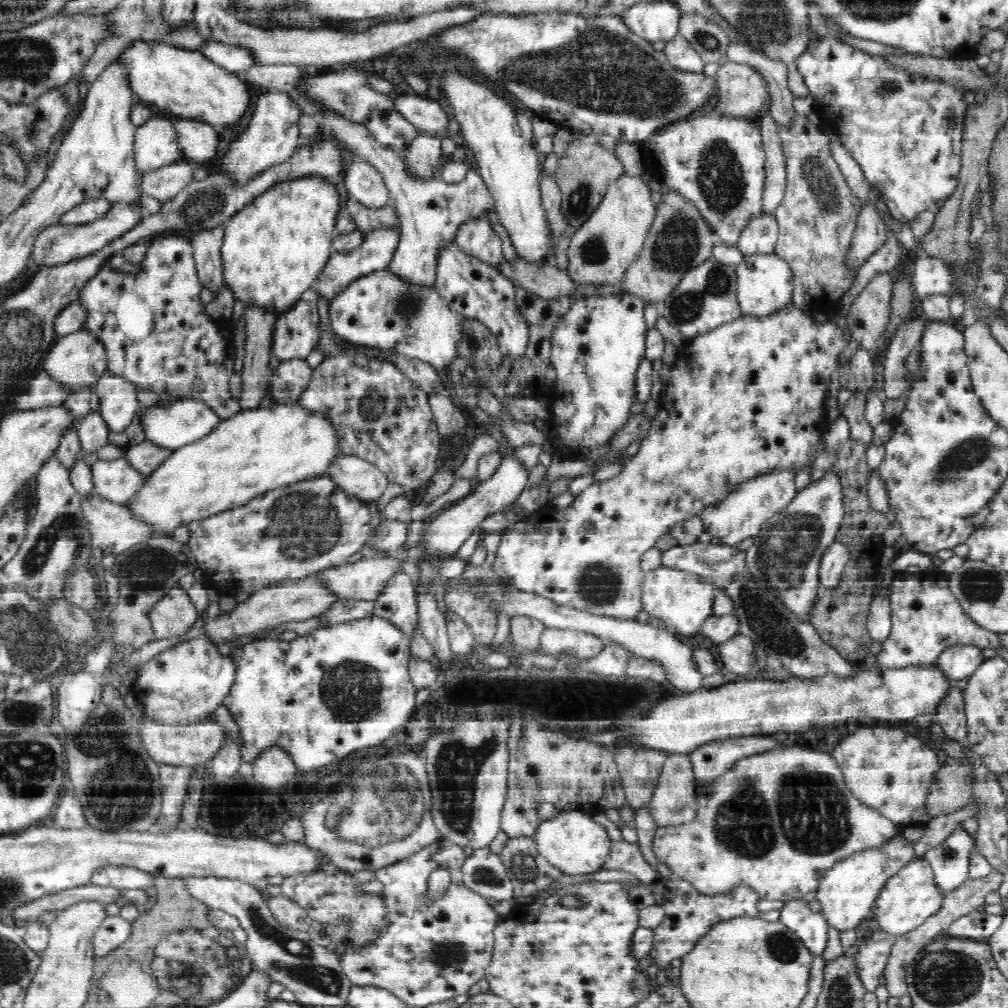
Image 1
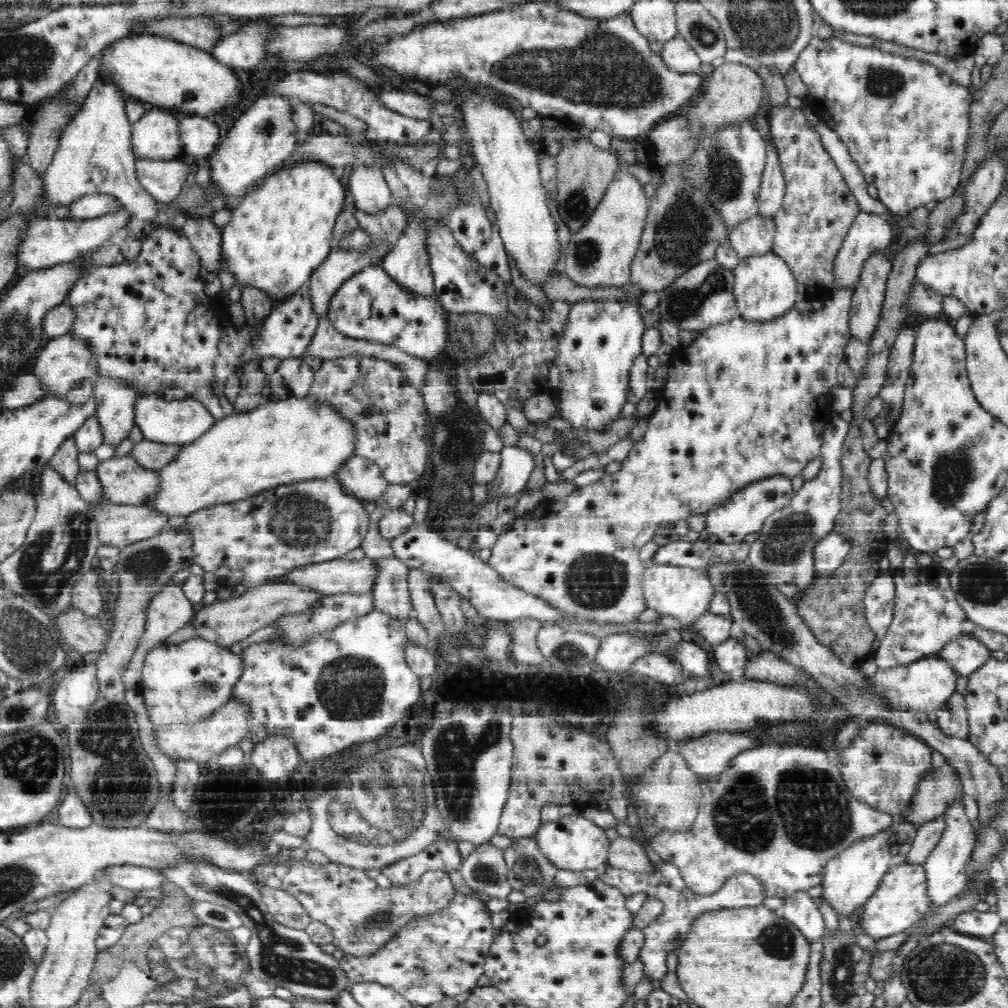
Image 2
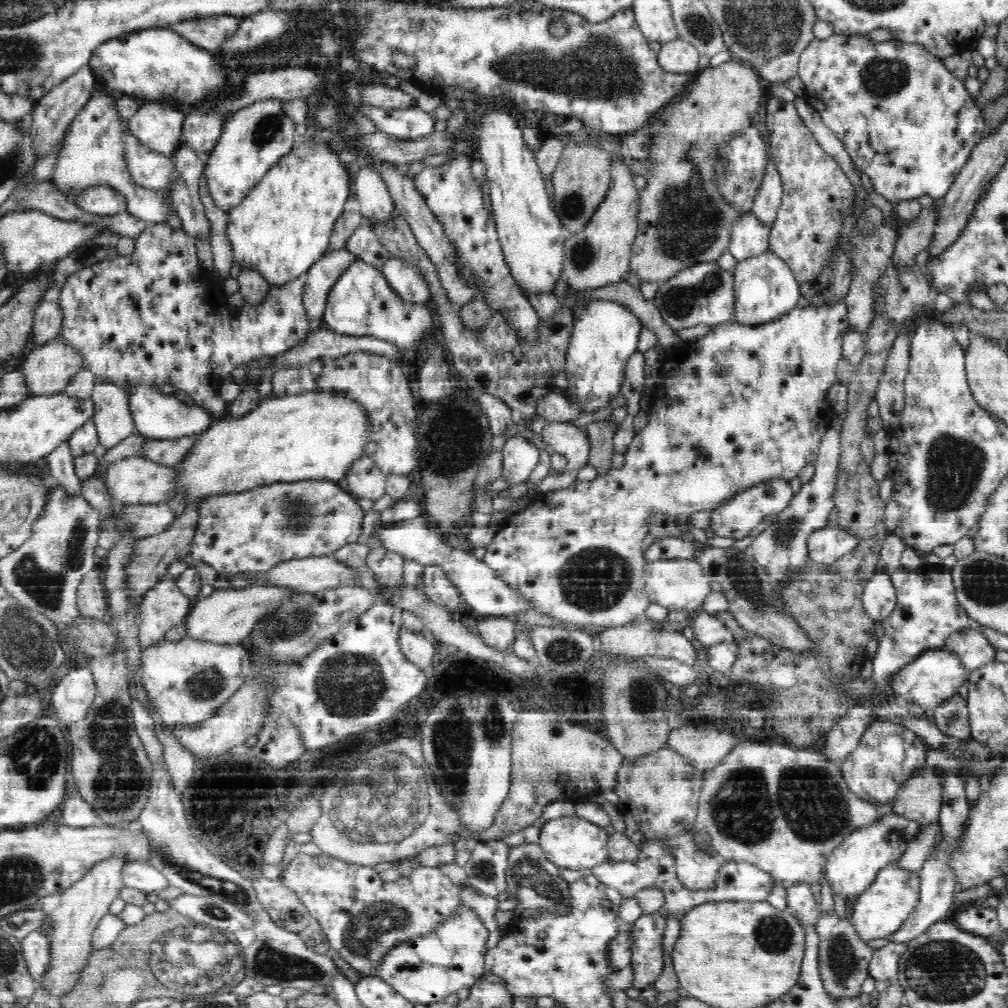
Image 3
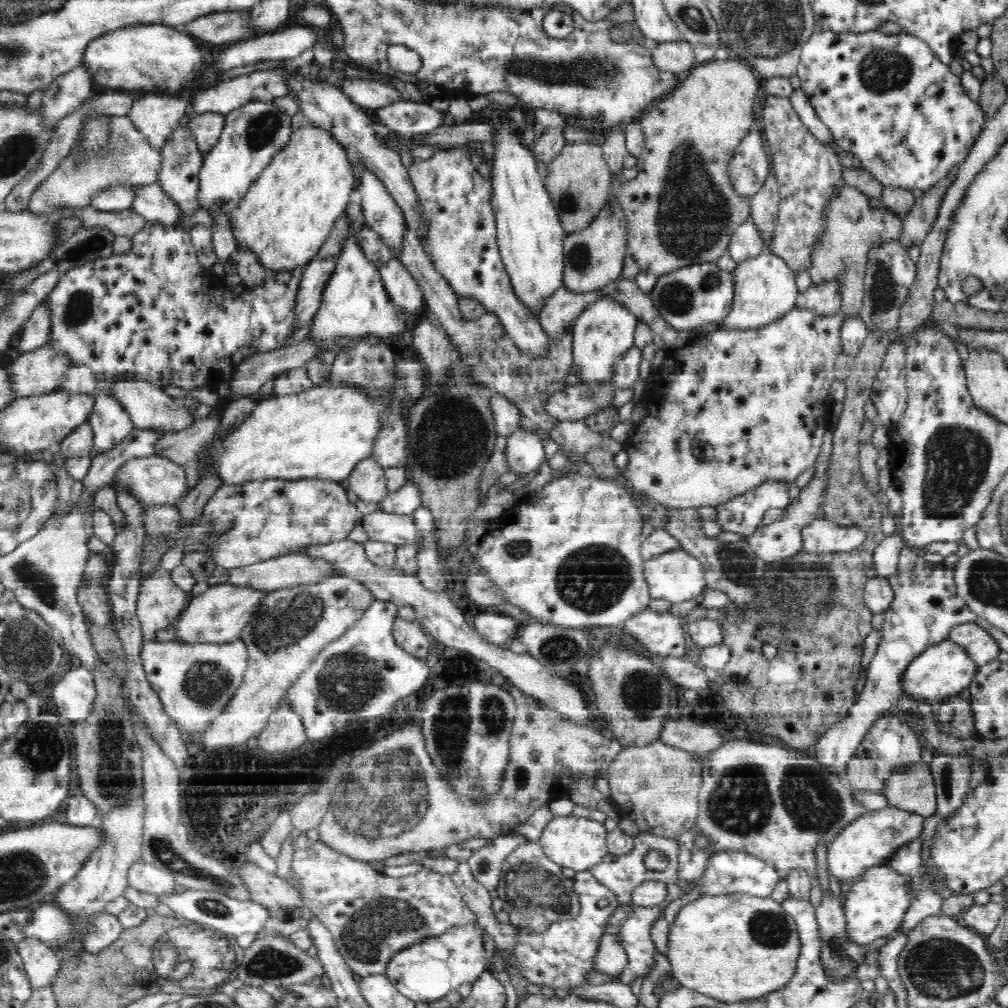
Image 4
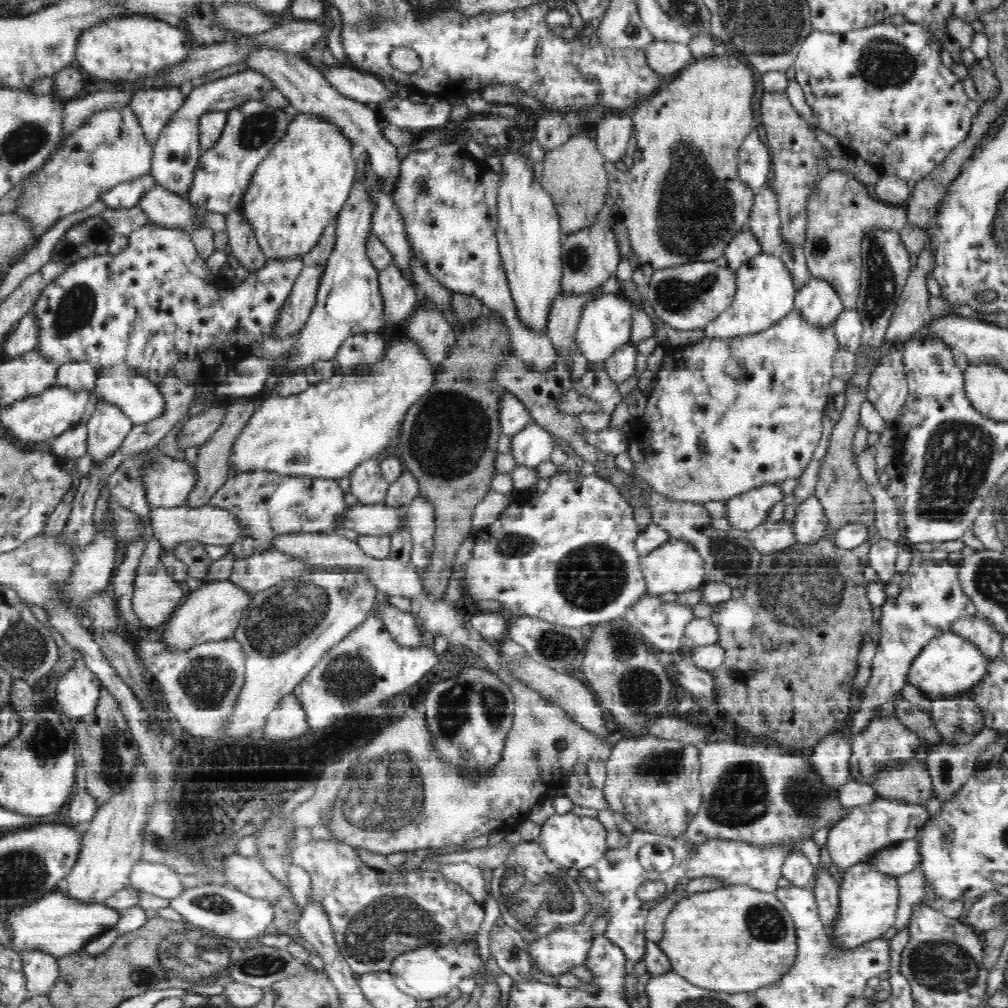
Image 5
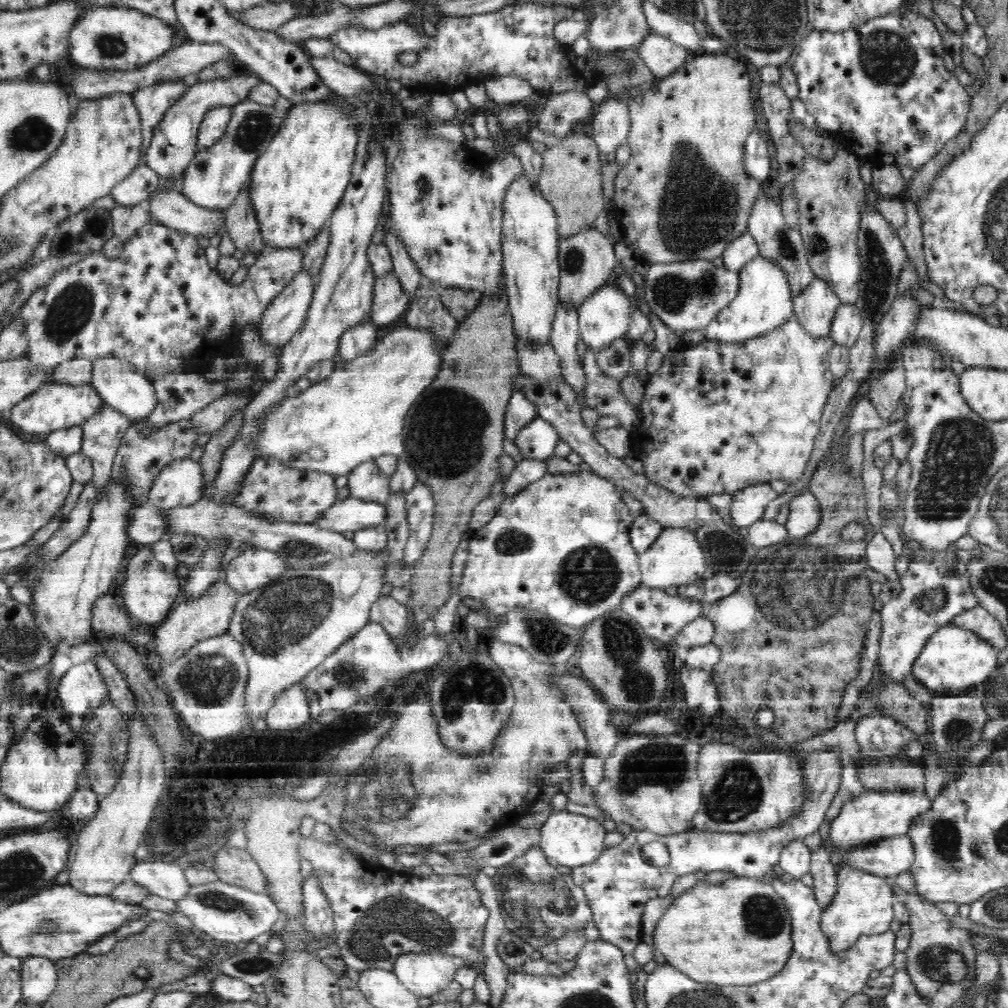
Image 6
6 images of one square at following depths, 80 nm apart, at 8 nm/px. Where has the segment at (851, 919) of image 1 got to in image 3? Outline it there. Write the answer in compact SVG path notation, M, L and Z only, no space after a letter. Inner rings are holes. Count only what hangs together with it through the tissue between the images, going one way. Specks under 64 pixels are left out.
M890 812L880 822L852 832L844 840L842 846L828 855L825 876L827 876L832 890L836 894L840 892L840 896L844 896L846 900L854 900L854 898L858 900L864 892L868 892L868 888L875 882L880 871L898 862L900 856L907 849L908 843L917 838L921 828L920 823L916 820Z

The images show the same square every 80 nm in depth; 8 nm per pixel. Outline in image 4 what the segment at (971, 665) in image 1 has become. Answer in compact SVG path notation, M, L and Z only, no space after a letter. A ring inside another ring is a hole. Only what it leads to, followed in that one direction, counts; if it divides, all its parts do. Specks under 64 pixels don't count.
M964 623L952 628L948 638L956 646L962 647L972 662L980 667L987 662L998 659L1001 652L994 631L982 623Z

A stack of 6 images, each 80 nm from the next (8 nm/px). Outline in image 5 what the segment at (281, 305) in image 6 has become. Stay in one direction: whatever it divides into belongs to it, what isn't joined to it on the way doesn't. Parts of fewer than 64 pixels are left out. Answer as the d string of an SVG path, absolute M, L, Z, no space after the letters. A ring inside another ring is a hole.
M326 264L305 265L295 280L291 294L280 312L280 326L274 338L294 337L306 324L310 311L315 307L319 282Z

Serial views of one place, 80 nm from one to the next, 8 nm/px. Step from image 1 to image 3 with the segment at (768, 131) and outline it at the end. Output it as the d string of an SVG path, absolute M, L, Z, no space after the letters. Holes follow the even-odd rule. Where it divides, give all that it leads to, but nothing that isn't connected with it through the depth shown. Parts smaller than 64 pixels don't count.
M771 158L768 160L763 183L756 195L753 214L760 222L771 228L776 220L778 207L783 195L782 181L776 165Z

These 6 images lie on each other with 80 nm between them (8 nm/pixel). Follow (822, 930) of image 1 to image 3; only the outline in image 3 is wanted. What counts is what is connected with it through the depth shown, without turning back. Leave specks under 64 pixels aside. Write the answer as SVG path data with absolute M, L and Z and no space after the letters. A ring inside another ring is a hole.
M794 884L792 888L788 888L787 910L806 931L812 931L818 927L821 909L816 905L809 885Z

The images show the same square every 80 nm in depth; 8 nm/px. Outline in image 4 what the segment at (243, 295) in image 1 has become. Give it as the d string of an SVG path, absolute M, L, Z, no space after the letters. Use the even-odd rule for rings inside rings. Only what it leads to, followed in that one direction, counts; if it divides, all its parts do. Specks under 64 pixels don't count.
M301 126L292 131L286 147L263 168L240 206L230 212L230 228L240 246L258 252L257 259L269 274L305 267L316 258L334 221L345 214L356 186L352 161L328 131Z

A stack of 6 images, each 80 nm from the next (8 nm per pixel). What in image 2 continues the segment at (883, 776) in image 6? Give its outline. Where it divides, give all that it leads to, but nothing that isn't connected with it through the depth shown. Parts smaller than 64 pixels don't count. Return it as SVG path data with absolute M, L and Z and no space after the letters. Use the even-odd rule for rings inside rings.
M948 763L943 765L942 768L934 767L932 778L926 777L923 780L913 800L913 805L910 806L910 812L906 816L903 816L902 820L913 824L917 828L937 816L944 815L946 811L951 809L954 803L962 803L964 794L965 790L961 781L961 774L959 774L955 766Z

